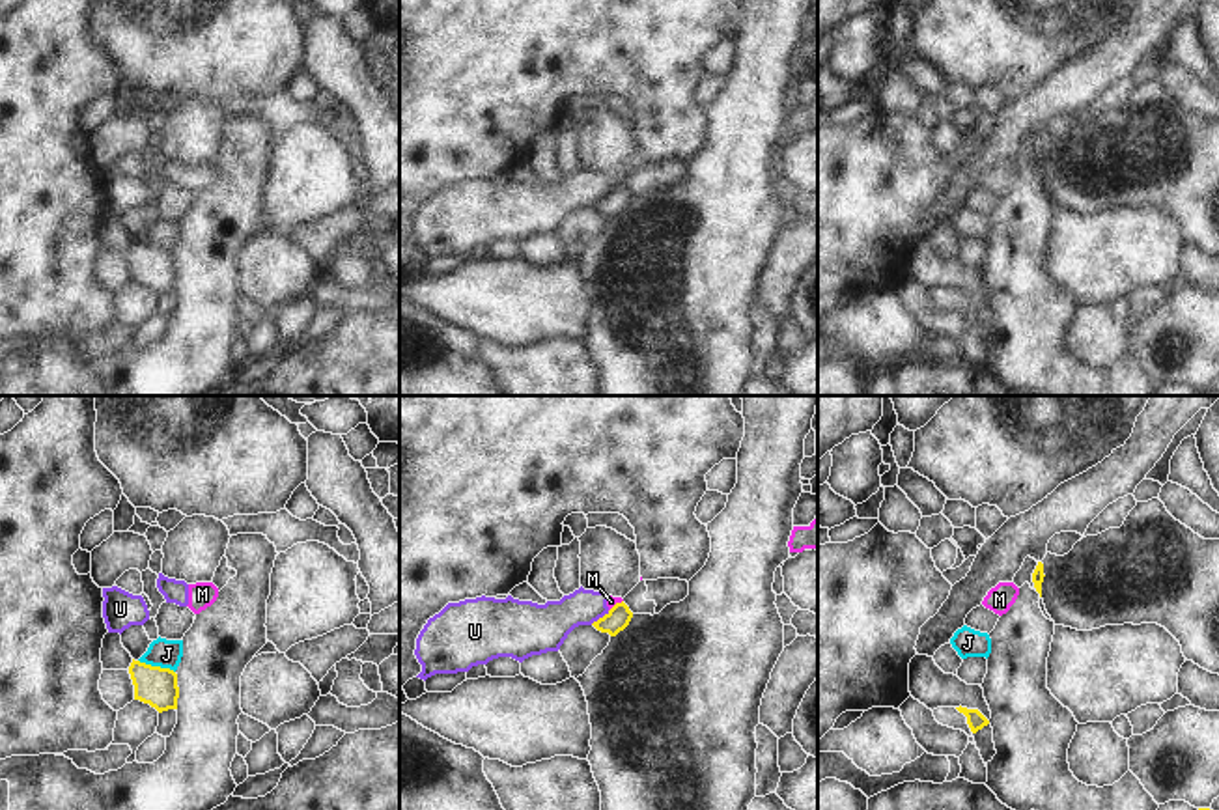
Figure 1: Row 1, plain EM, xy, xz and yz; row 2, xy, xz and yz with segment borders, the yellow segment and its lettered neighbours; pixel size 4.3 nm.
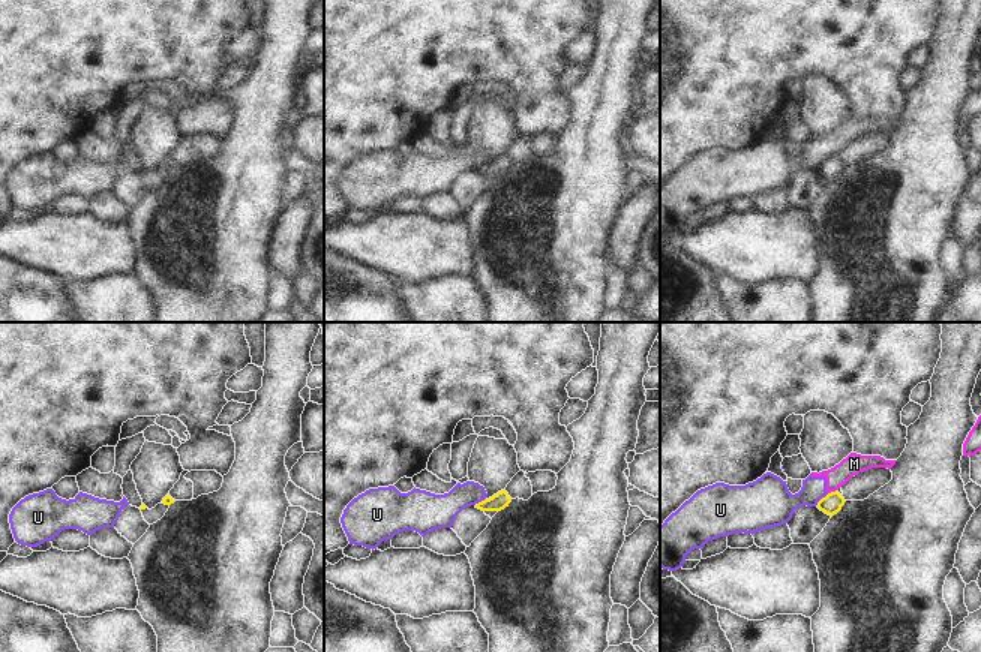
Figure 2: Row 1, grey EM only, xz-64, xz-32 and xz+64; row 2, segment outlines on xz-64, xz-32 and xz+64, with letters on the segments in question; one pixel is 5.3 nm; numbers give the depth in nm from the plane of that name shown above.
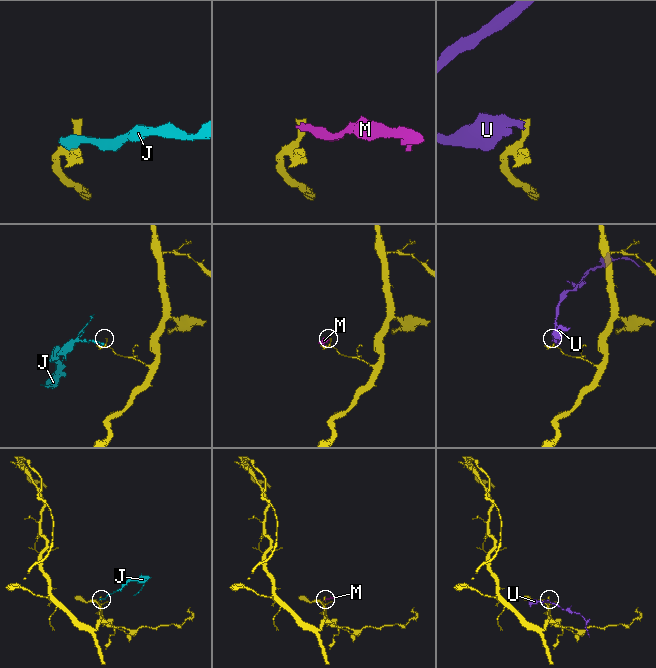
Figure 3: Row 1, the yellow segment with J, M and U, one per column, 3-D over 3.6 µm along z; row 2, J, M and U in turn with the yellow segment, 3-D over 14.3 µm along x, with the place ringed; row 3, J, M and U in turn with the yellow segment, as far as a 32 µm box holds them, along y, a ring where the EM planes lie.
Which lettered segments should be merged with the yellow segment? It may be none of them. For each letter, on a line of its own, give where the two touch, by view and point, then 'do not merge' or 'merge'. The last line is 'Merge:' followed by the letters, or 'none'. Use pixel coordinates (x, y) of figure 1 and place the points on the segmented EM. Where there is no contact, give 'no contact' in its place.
J: xy (157, 667) | do not merge
M: xz (615, 605) | do not merge
U: xz (600, 618) | do not merge
Merge: none

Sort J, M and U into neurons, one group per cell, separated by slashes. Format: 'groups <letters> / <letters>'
groups J / M U

